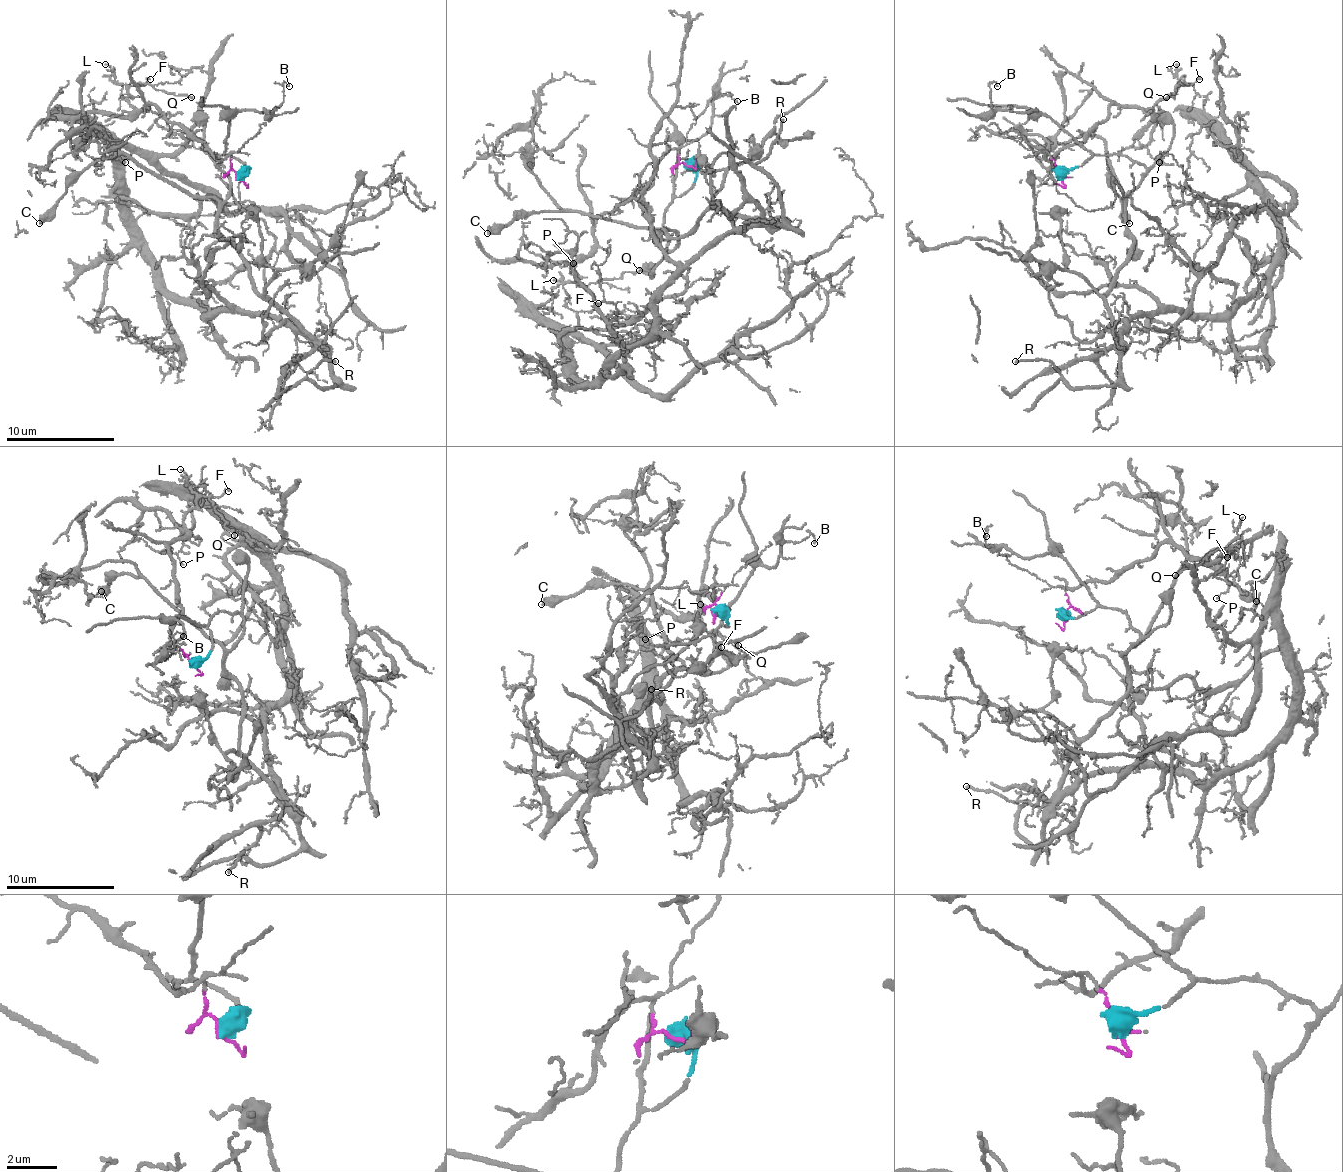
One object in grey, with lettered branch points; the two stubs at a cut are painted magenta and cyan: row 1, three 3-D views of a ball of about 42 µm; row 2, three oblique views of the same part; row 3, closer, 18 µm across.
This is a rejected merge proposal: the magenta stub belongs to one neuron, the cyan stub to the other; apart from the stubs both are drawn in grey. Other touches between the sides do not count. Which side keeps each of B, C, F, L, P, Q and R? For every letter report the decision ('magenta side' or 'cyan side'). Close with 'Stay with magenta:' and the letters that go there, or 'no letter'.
B: cyan side
C: cyan side
F: magenta side
L: magenta side
P: magenta side
Q: magenta side
R: cyan side
Stay with magenta: F, L, P, Q

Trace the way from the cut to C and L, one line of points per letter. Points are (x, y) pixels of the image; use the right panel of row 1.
C: (1061, 179), (1093, 154), (1126, 154), (1145, 168), (1140, 184), (1126, 201), (1107, 157), (1110, 187), (1129, 223)
L: (1061, 179), (1047, 154), (1050, 160), (1077, 144), (1112, 105), (1151, 108), (1172, 94), (1178, 84), (1175, 65)

